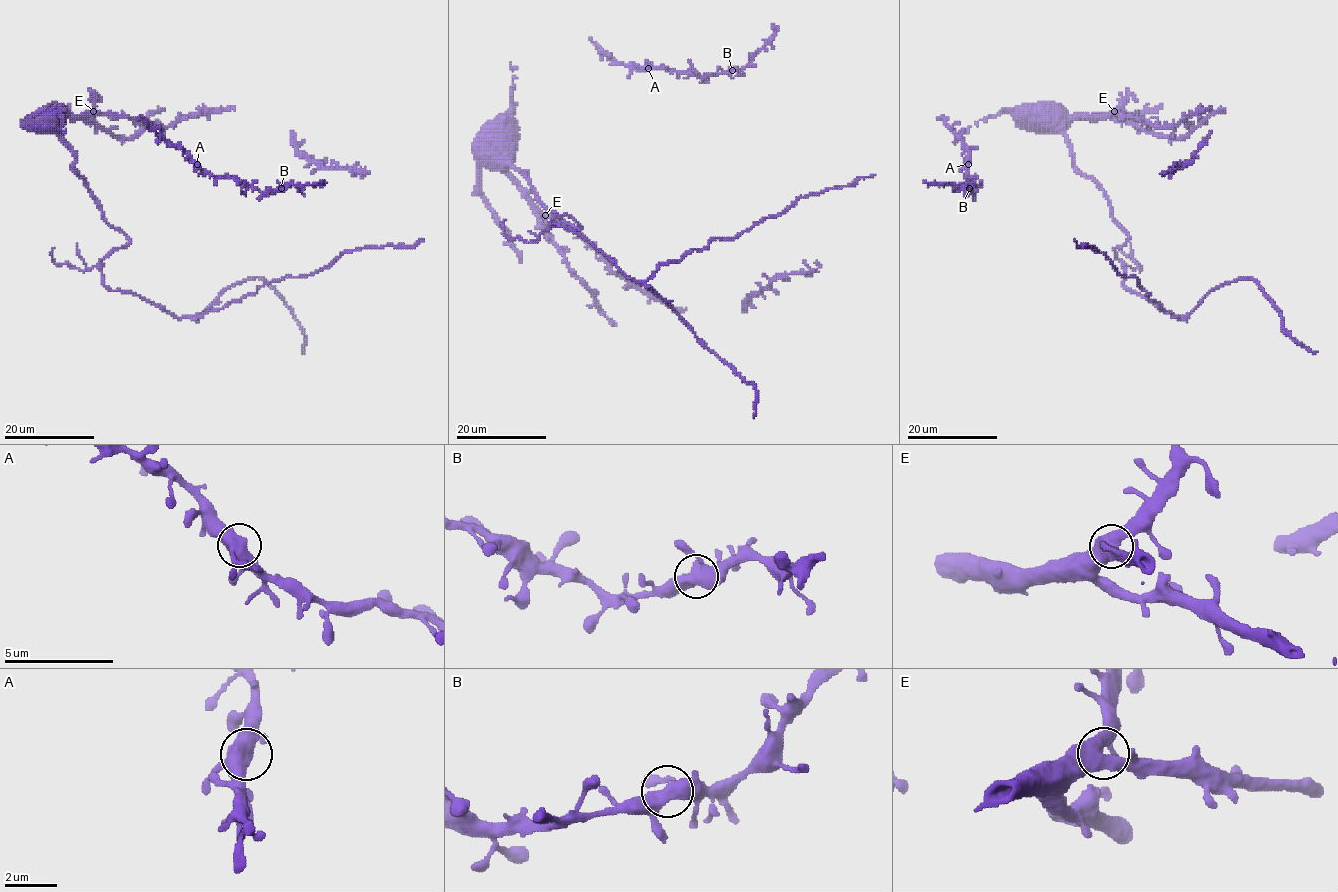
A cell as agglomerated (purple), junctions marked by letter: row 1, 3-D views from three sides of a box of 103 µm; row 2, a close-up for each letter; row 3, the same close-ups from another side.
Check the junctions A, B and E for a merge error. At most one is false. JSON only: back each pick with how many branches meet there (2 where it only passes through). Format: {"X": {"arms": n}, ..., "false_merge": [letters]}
{"false_merge": []}

